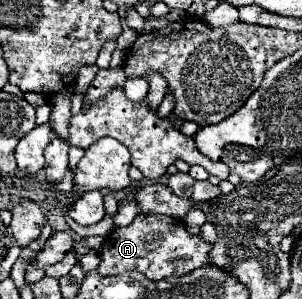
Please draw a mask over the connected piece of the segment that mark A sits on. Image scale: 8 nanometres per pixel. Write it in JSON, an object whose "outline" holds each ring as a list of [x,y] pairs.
{"outline":[[[138,214],[130,226],[114,228],[106,236],[106,240],[102,244],[102,250],[100,250],[102,262],[98,266],[98,272],[102,276],[114,276],[118,272],[136,270],[136,272],[142,272],[144,276],[148,276],[150,280],[162,280],[162,278],[168,278],[168,276],[184,276],[184,274],[190,274],[196,268],[206,266],[210,250],[212,250],[212,244],[204,242],[198,234],[196,236],[190,234],[180,218],[170,218],[170,216],[162,216],[162,214]]]}

